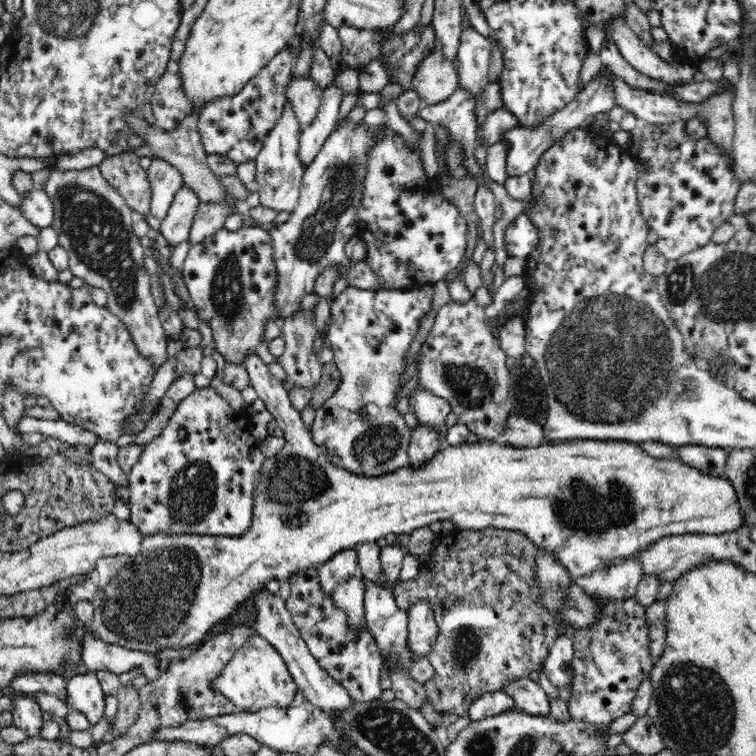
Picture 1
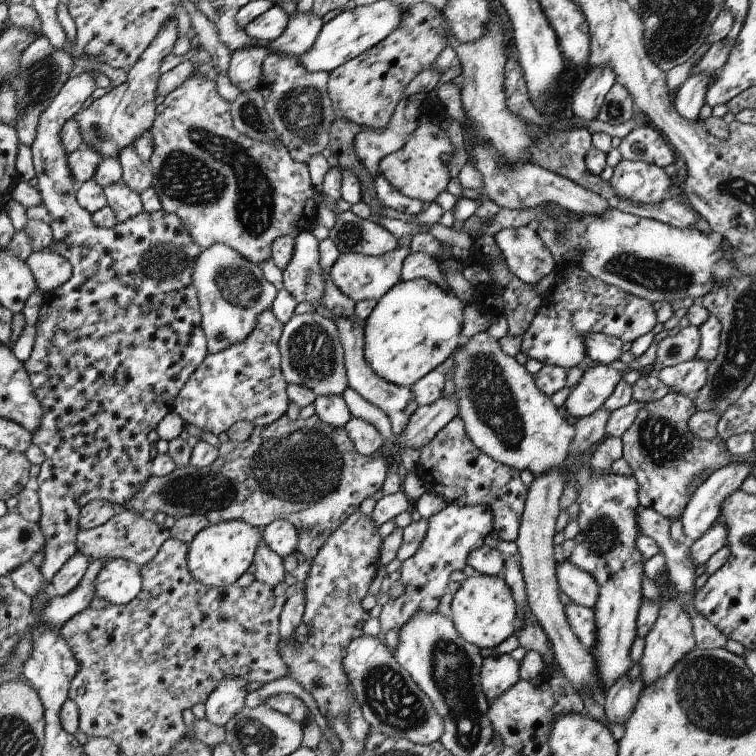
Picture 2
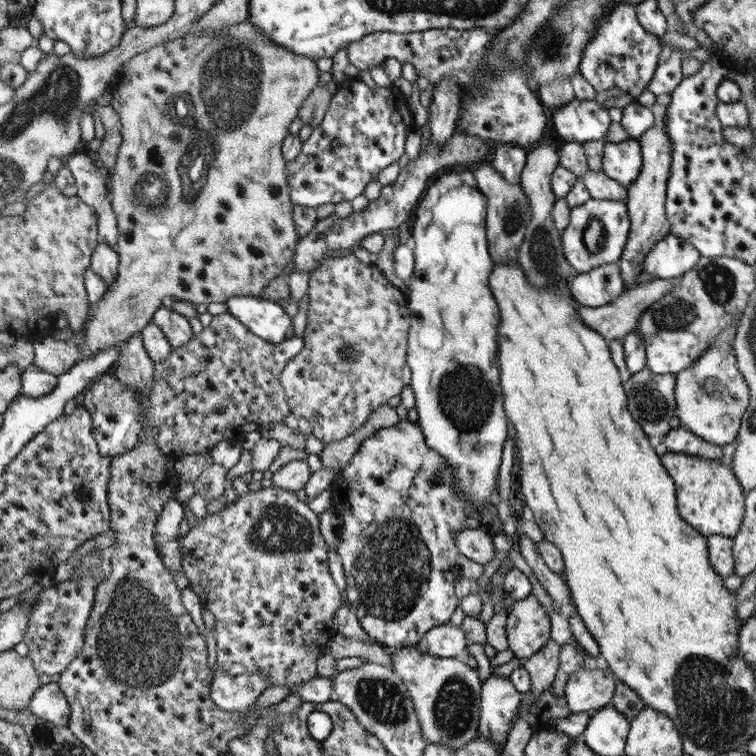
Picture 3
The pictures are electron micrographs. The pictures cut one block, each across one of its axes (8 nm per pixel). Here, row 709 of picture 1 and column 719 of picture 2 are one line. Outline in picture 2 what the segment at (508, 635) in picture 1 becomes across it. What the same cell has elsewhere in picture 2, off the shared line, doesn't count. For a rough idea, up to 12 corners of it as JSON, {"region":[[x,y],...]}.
{"region":[[689,397],[638,410],[621,436],[639,506],[679,519],[690,486],[733,460],[698,438]]}

